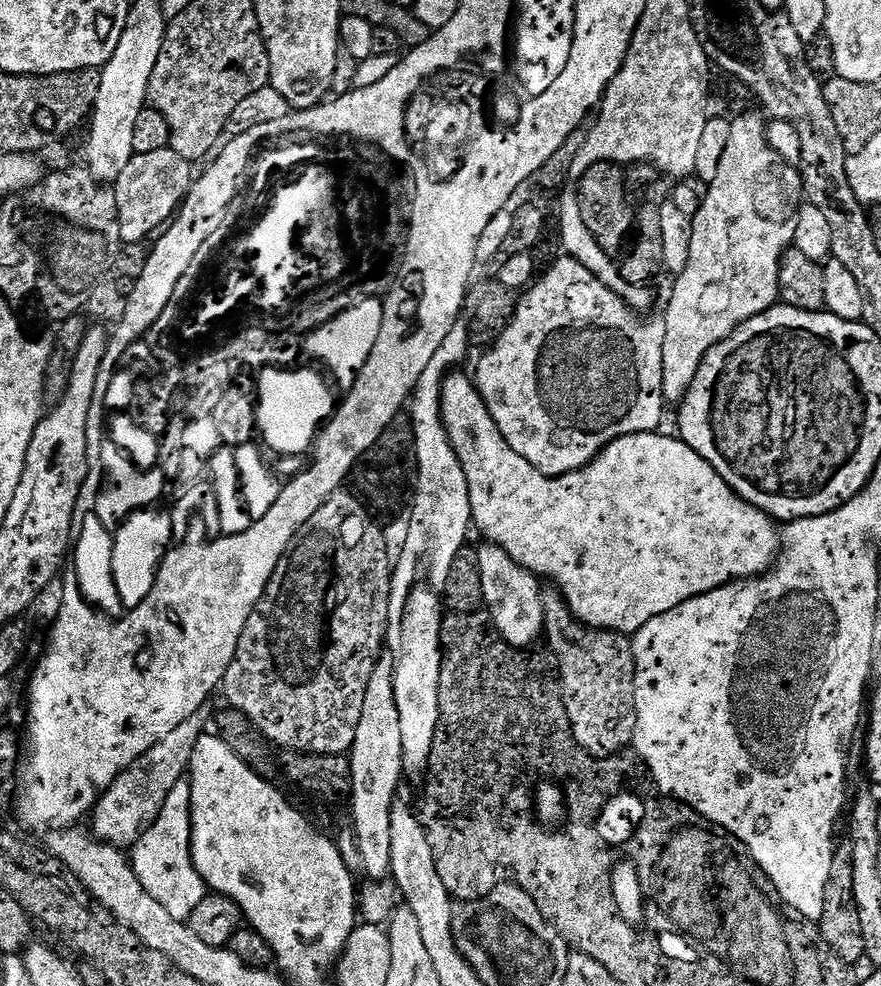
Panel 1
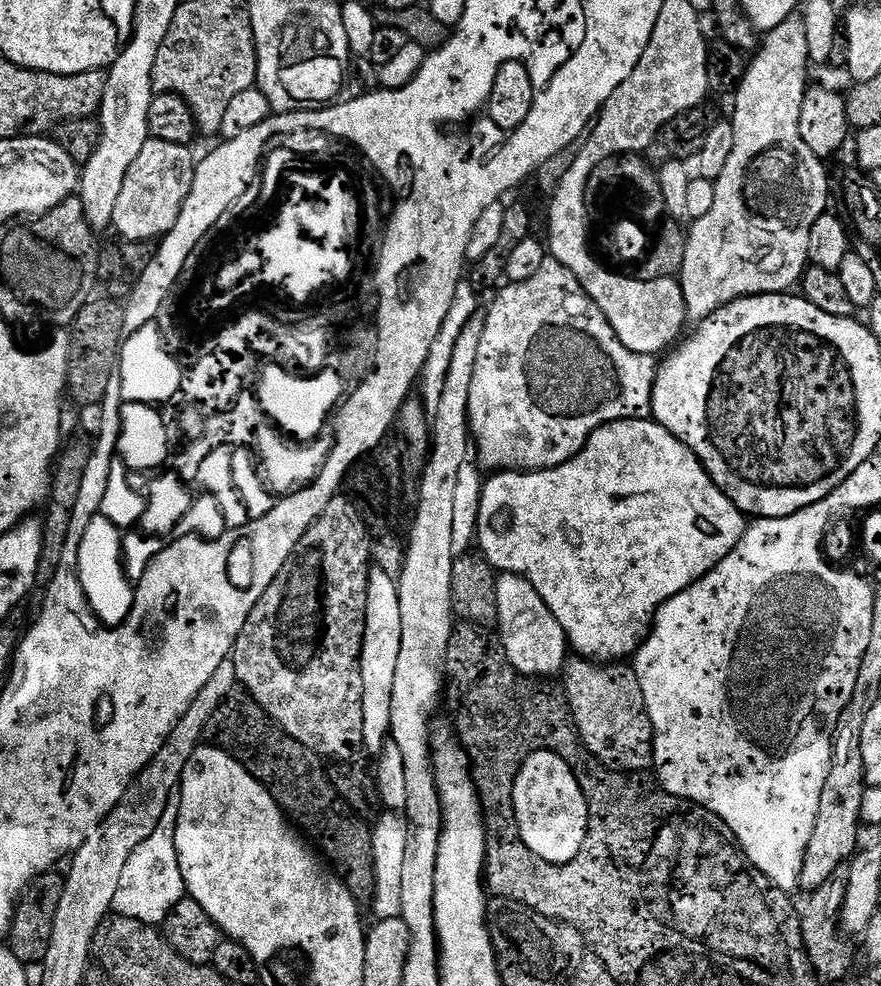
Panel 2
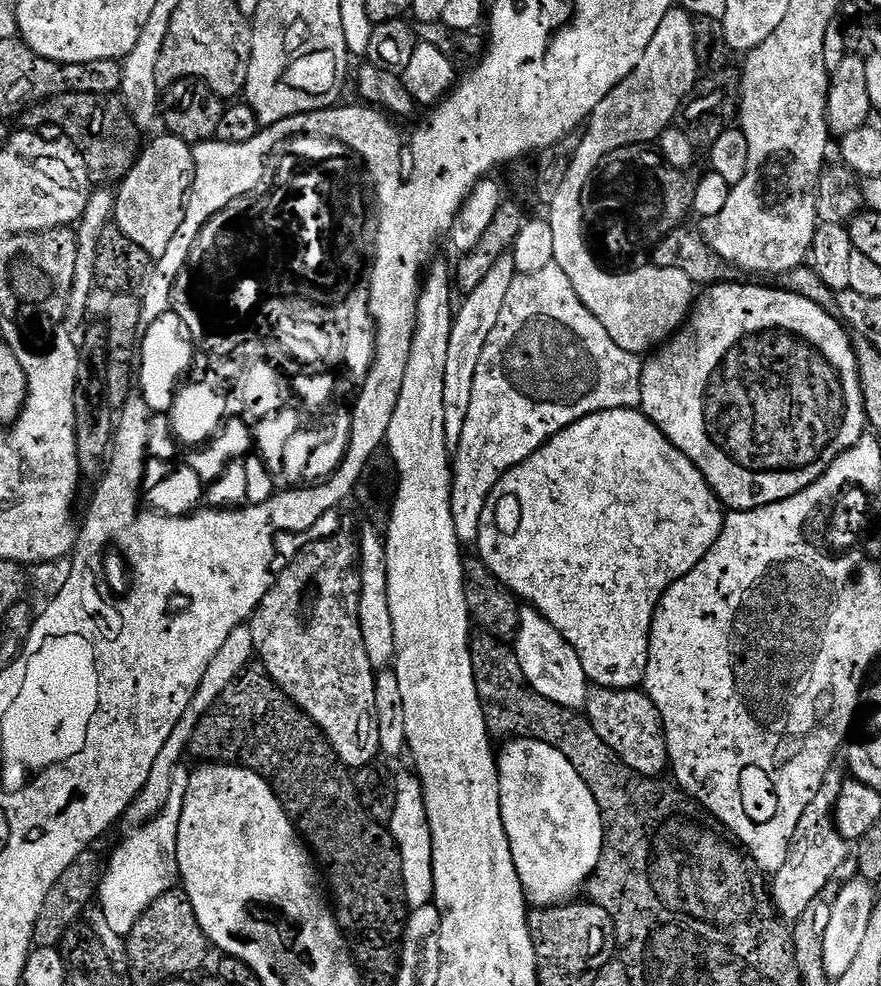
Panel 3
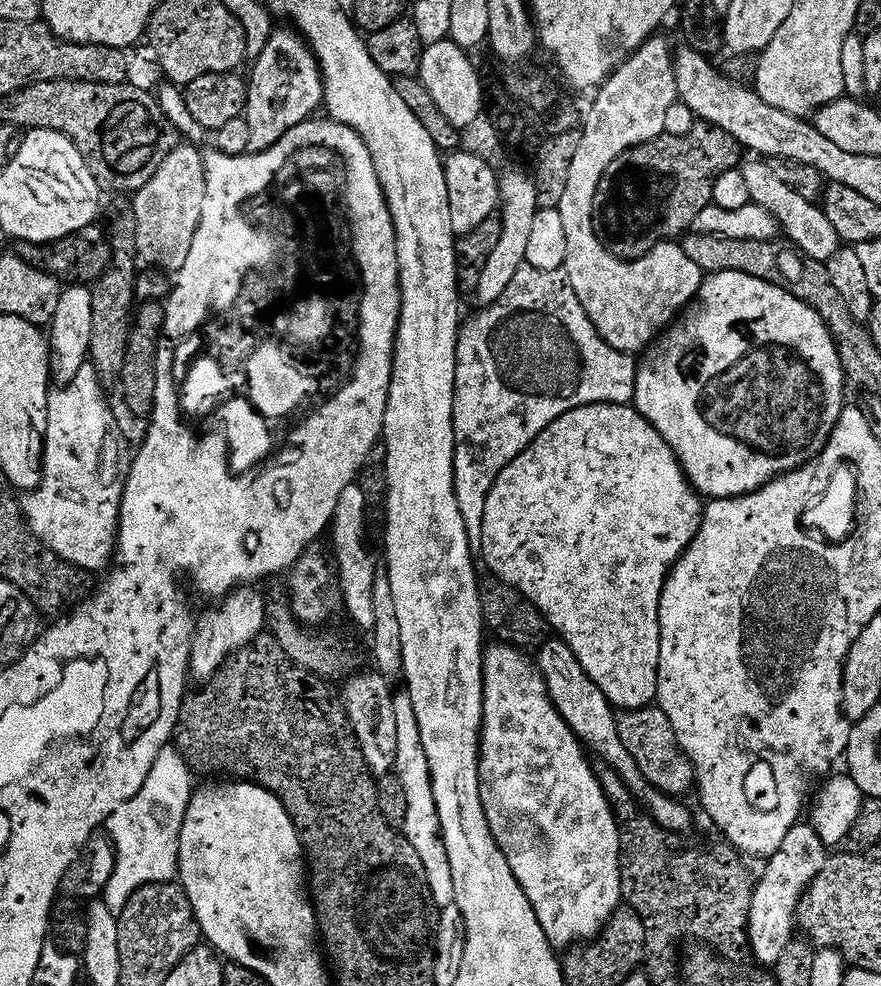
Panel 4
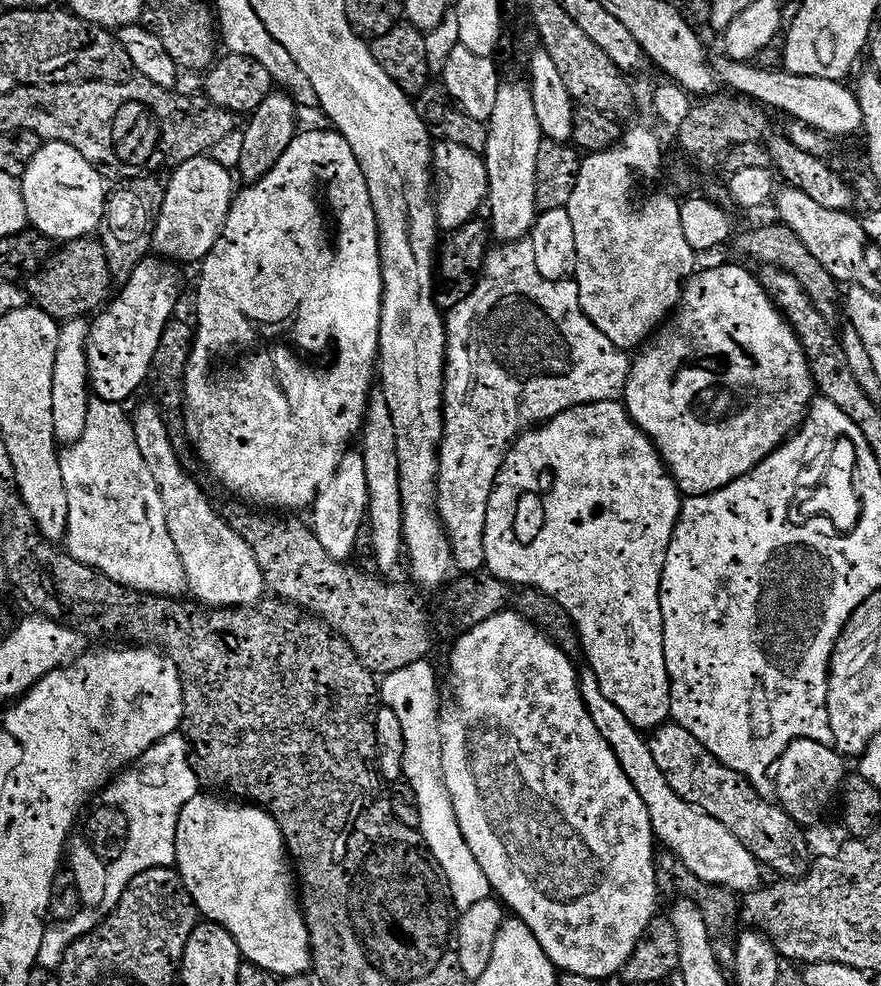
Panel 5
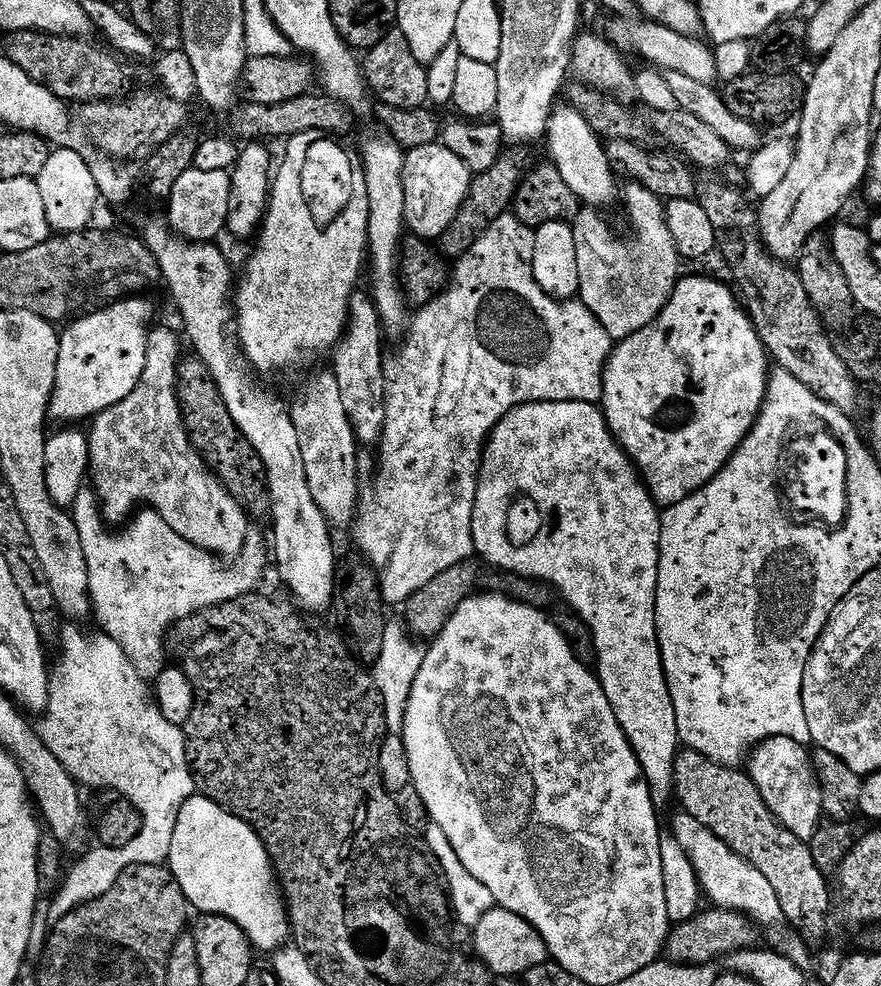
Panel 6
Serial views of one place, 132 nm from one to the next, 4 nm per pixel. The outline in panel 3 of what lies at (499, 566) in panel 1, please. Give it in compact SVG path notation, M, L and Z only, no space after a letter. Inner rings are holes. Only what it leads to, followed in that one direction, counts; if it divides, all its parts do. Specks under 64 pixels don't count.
M521 607L520 630L514 637L514 655L524 683L542 694L542 698L550 698L550 702L558 702L563 708L580 710L587 705L590 681L586 670L582 670L574 646L570 646L570 642L566 642L566 638L562 638L562 634L558 634L558 630L554 630L548 619L534 607Z

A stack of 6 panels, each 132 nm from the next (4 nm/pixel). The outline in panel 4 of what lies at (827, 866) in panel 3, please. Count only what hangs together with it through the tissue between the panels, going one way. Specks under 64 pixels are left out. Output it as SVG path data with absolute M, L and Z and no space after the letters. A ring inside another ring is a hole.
M798 822L786 834L773 856L767 859L762 878L755 883L748 919L748 943L753 959L764 968L775 967L786 946L794 938L798 905L815 876L825 866L828 848L809 823Z

